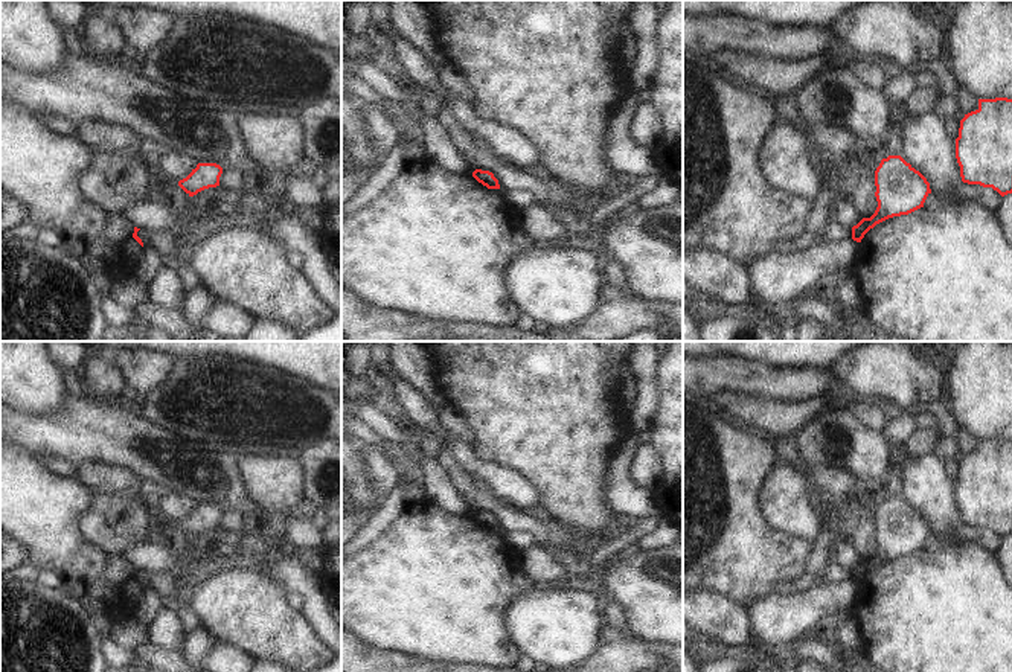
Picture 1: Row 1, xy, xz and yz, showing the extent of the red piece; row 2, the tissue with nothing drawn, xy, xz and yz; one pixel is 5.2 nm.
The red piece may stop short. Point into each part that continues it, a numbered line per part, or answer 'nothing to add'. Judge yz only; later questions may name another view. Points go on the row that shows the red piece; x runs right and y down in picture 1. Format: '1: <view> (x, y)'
nothing to add

